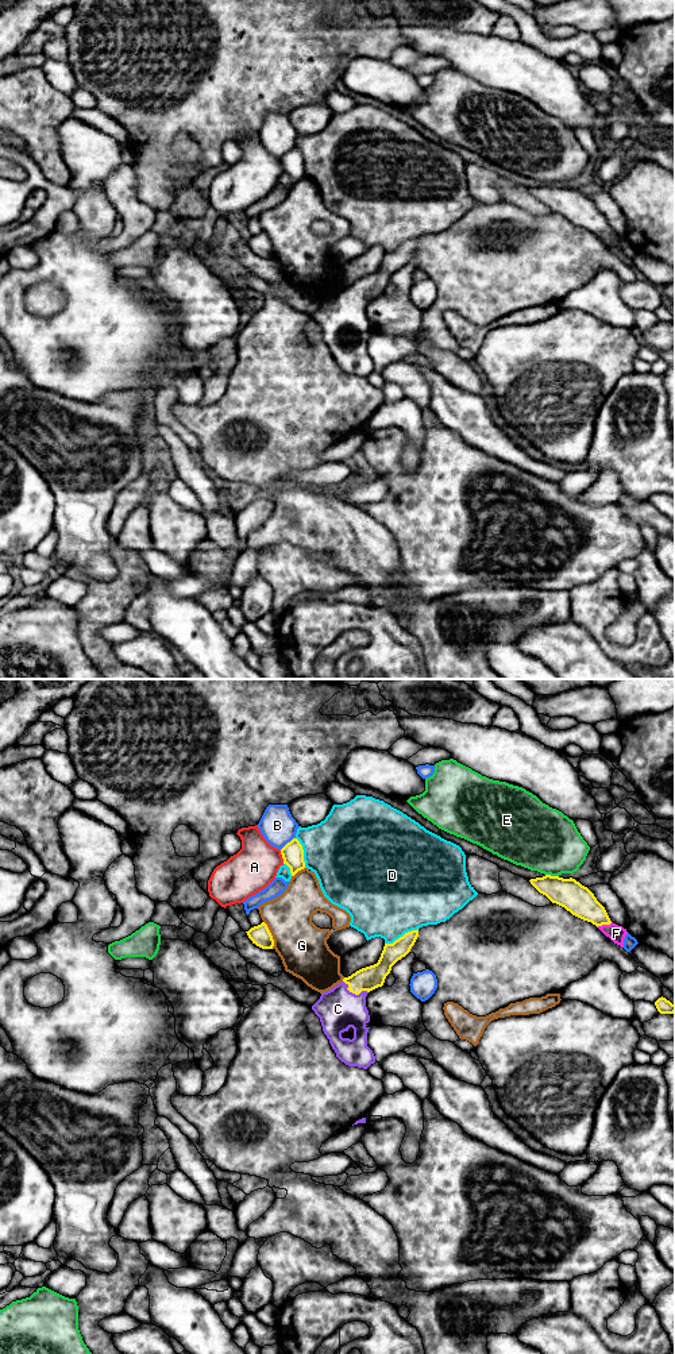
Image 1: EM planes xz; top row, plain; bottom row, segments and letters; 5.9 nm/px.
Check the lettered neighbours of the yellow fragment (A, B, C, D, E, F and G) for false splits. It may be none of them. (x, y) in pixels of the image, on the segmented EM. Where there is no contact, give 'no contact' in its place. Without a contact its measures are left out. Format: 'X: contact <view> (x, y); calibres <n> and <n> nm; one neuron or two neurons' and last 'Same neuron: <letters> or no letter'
A: contact xz (282, 856); calibres 130 and 280 nm; two neurons
B: contact xz (288, 843); calibres 130 and 200 nm; two neurons
C: contact xz (354, 992); calibres 140 and 260 nm; one neuron
D: contact xz (402, 936); calibres 110 and 480 nm; two neurons
E: contact xz (552, 876); calibres 180 and 380 nm; two neurons
F: contact xz (604, 924); calibres 180 and 100 nm; two neurons
G: contact xz (270, 934); calibres 120 and 300 nm; two neurons
Same neuron: C

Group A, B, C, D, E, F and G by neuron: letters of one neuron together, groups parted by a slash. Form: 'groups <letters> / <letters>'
groups A / B / C / D / E / F / G

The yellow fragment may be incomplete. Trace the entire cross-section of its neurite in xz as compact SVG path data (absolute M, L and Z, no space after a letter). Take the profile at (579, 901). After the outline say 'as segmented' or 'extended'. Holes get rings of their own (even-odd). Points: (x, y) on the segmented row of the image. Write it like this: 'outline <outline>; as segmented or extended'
outline M545 875L529 882L540 894L545 895L552 903L564 907L572 915L591 922L597 927L612 923L605 907L594 894L575 879Z; as segmented

